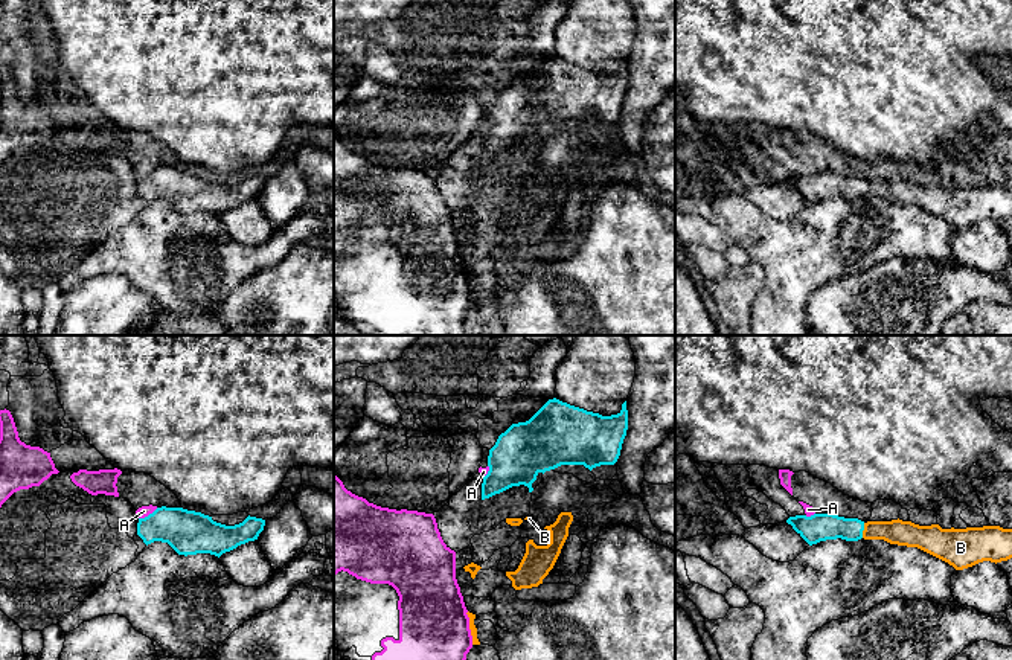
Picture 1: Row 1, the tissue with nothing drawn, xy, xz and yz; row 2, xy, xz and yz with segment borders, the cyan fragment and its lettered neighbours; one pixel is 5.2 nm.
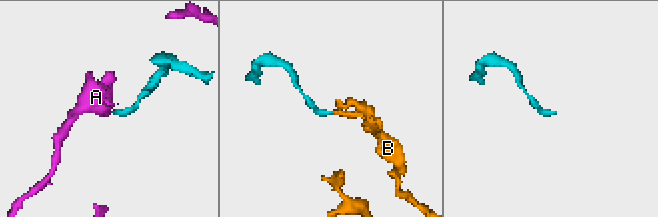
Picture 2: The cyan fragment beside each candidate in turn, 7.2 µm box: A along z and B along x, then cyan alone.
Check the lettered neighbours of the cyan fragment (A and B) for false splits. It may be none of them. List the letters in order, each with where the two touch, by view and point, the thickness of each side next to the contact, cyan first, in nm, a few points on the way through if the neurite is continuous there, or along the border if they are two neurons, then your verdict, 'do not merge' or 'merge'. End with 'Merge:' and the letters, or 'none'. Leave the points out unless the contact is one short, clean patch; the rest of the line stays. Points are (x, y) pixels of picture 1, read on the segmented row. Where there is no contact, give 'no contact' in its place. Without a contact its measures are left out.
A: contact xy (150, 514); calibres 240 and 60 nm; border xy (157, 508), (139, 519); do not merge
B: contact yz (863, 529); calibres 150 and 130 nm; way yz (817, 528), (863, 529), (899, 532); merge
Merge: B

